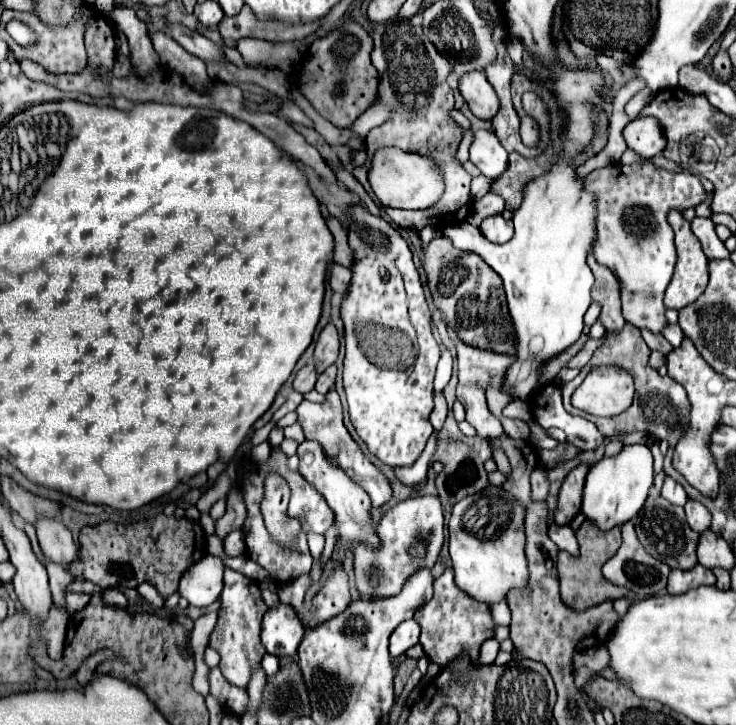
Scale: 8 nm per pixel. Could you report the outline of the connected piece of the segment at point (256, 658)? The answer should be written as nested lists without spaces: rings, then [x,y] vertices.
[[[226,569],[224,571],[224,583],[234,583],[234,597],[222,597],[220,599],[220,611],[218,611],[218,623],[210,635],[210,647],[220,653],[220,669],[228,683],[246,689],[252,677],[252,669],[260,665],[262,657],[266,655],[266,649],[260,643],[260,623],[262,615],[266,613],[266,603],[262,601],[260,587],[254,579],[248,579],[246,575]]]

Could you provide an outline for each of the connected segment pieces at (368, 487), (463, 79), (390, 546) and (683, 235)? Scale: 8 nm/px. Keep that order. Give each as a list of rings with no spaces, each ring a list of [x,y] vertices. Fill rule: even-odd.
[[[332,389],[328,395],[326,395],[326,401],[324,403],[310,403],[310,401],[302,401],[296,409],[298,413],[298,425],[302,427],[304,431],[304,437],[306,439],[312,439],[316,443],[320,443],[324,455],[332,461],[332,465],[340,467],[346,471],[346,475],[358,483],[372,499],[372,507],[382,507],[390,501],[392,497],[392,487],[390,487],[390,481],[386,479],[386,475],[374,467],[366,455],[362,453],[362,449],[358,447],[358,443],[350,437],[348,429],[346,429],[344,423],[342,423],[342,404],[338,393]]]
[[[468,71],[466,75],[460,75],[458,89],[476,117],[492,119],[494,111],[498,111],[498,97],[484,71]]]
[[[424,495],[424,497],[410,497],[382,517],[382,521],[376,525],[378,537],[382,537],[382,547],[378,551],[370,551],[370,547],[356,547],[354,555],[354,587],[360,593],[362,599],[376,599],[376,597],[390,597],[396,595],[402,589],[404,579],[408,579],[418,567],[432,567],[438,559],[442,541],[444,541],[444,517],[442,517],[442,505],[438,497]],[[424,531],[424,539],[428,541],[428,553],[424,557],[410,555],[410,547],[418,541],[420,533]]]
[[[670,211],[668,215],[668,221],[676,233],[676,251],[678,251],[678,261],[676,261],[676,267],[674,267],[674,275],[672,275],[672,281],[666,289],[666,297],[664,297],[664,305],[668,309],[684,309],[686,305],[694,303],[706,289],[708,285],[708,259],[700,247],[700,241],[696,239],[696,235],[690,231],[690,223],[682,217],[682,213],[678,211]]]

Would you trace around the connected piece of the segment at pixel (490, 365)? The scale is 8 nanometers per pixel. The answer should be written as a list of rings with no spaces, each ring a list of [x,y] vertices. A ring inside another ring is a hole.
[[[454,339],[458,349],[458,377],[460,385],[480,385],[502,389],[506,371],[514,363],[510,355],[498,355],[492,351],[476,351],[474,347],[466,347],[460,339]]]

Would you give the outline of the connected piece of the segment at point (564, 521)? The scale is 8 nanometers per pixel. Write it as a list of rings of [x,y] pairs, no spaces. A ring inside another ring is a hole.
[[[578,465],[574,467],[562,487],[560,487],[560,493],[558,493],[558,503],[556,503],[556,509],[554,509],[554,523],[556,525],[568,525],[576,513],[580,511],[580,503],[582,503],[582,487],[584,487],[584,479],[586,479],[586,473],[588,473],[588,465]]]

